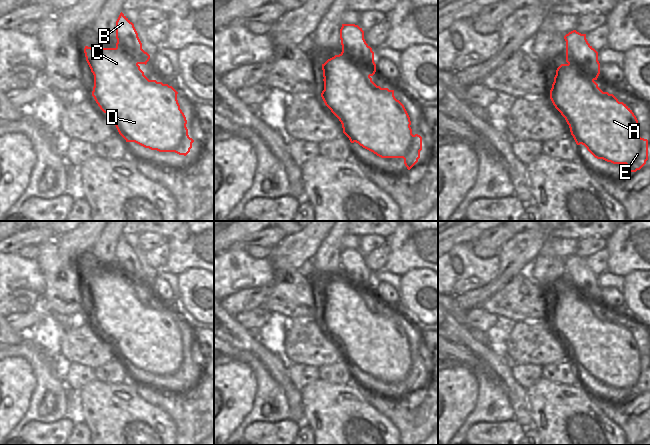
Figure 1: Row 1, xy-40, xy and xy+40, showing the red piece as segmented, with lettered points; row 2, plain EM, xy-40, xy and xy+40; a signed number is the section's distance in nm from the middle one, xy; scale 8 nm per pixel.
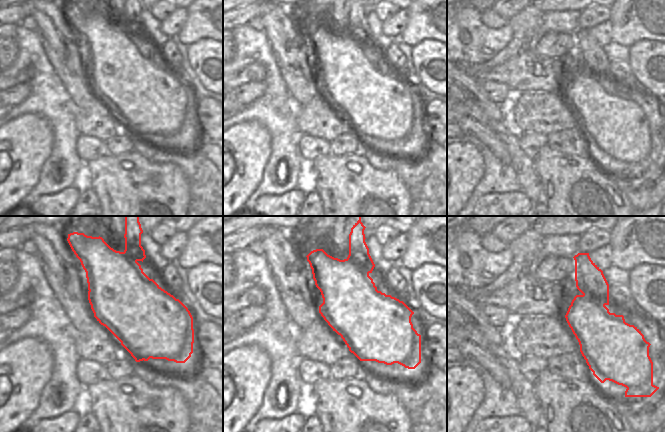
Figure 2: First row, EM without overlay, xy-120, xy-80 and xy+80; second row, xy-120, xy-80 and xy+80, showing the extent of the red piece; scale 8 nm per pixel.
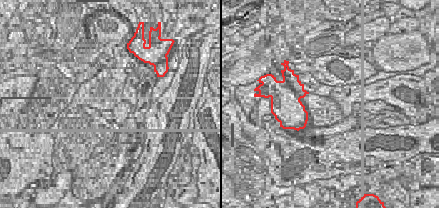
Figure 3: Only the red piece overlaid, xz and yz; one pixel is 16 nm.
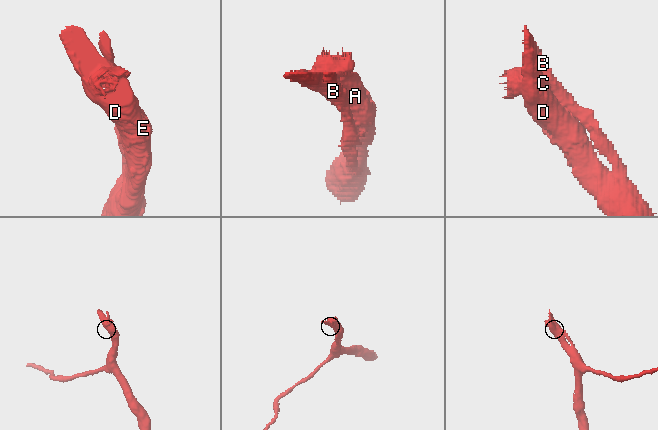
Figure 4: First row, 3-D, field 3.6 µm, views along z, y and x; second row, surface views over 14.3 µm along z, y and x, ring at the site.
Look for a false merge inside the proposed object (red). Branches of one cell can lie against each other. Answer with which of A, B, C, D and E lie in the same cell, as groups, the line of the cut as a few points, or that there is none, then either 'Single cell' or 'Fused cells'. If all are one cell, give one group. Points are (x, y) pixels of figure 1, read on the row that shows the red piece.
Groups: A B C D E. No split. Single cell

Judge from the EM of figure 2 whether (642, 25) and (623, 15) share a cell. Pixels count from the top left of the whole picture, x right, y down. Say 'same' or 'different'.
same

